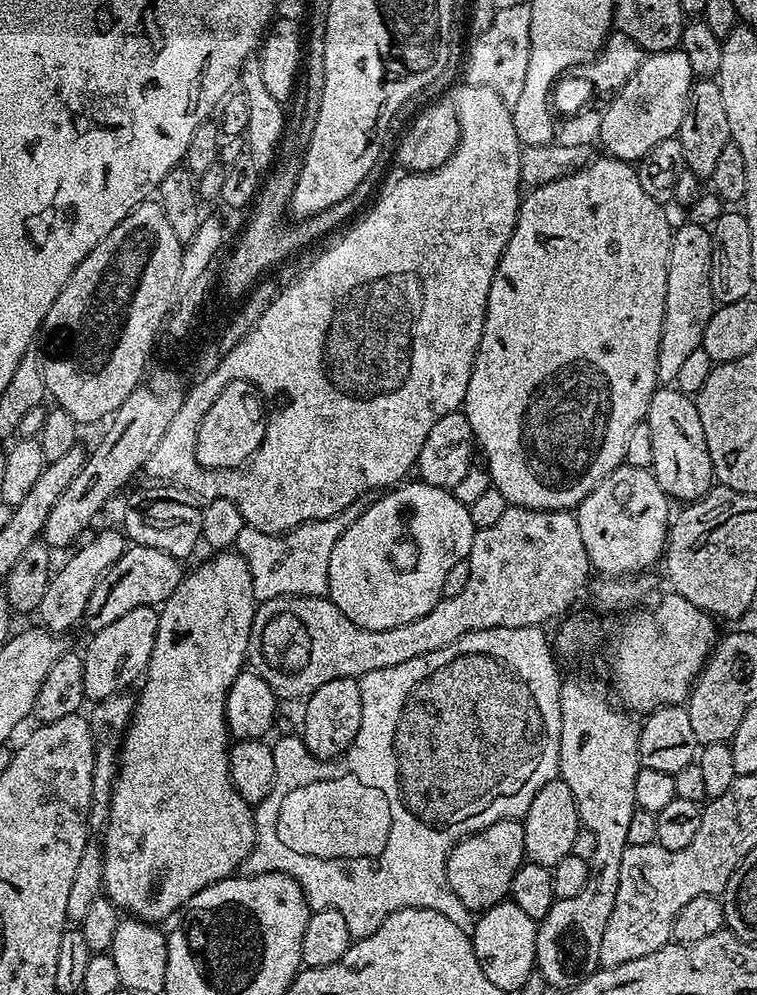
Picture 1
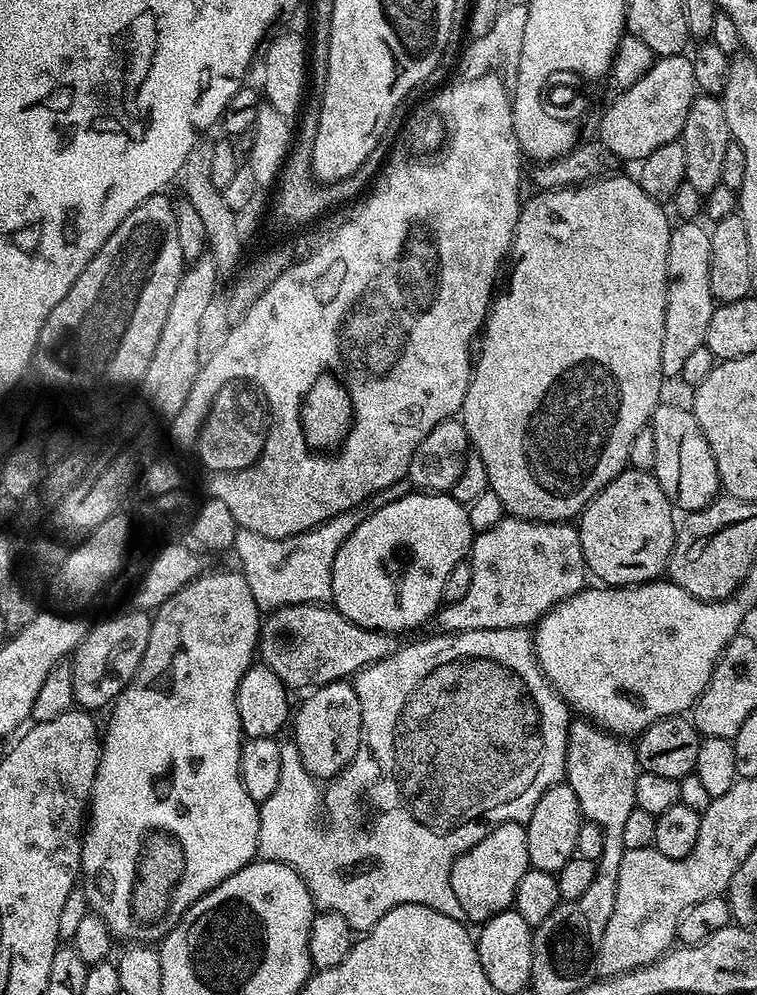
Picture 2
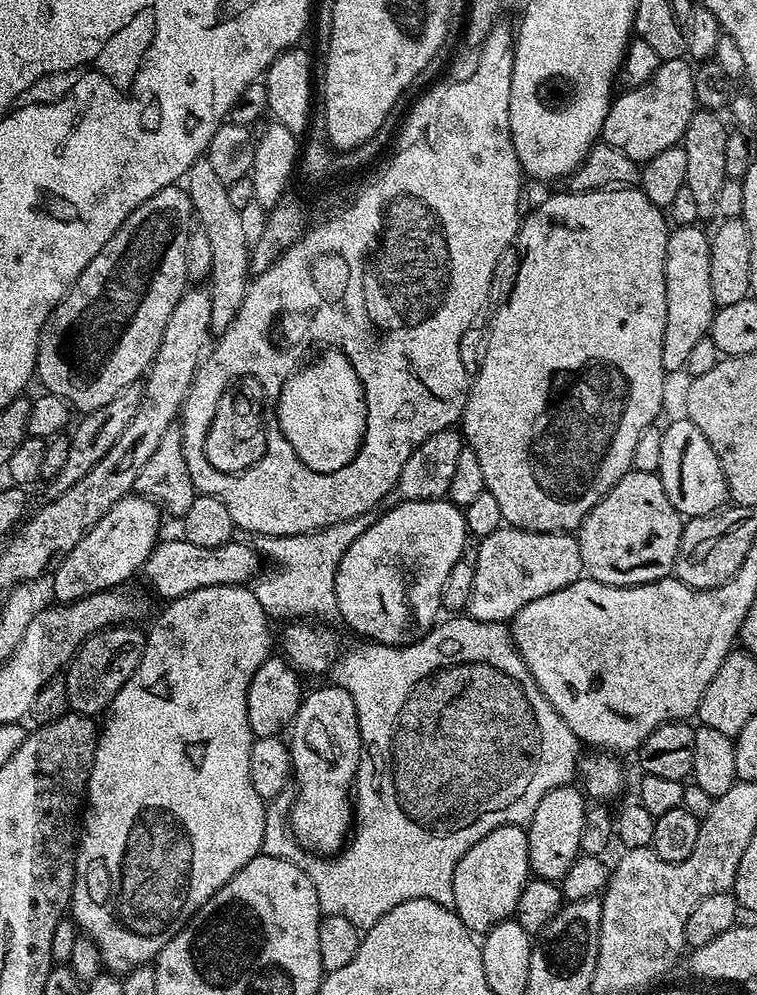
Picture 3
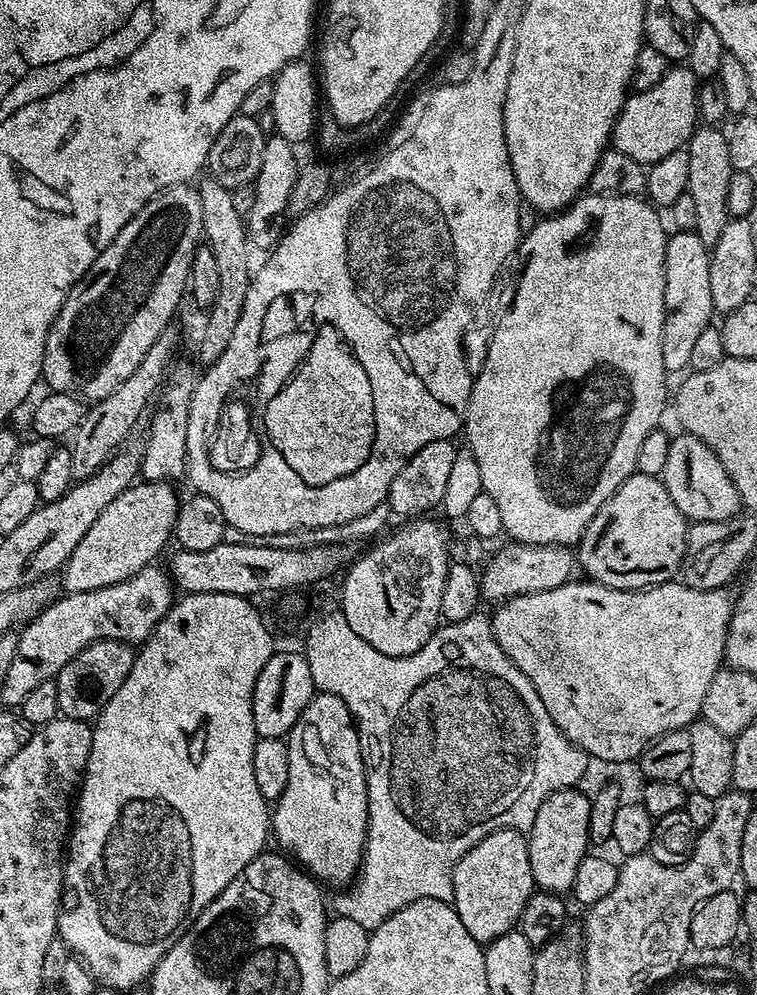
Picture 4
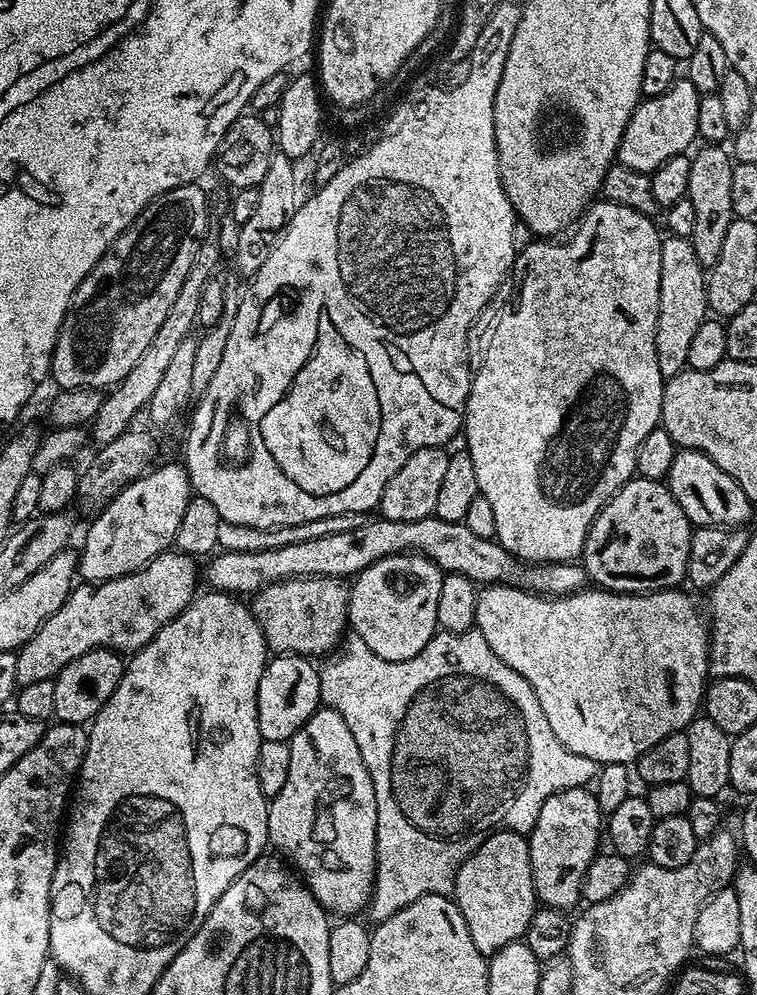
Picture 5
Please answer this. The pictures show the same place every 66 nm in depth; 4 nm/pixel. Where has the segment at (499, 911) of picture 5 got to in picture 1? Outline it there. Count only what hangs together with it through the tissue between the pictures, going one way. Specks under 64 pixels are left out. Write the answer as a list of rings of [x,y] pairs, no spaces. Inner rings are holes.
[[[520,820],[494,822],[452,847],[448,855],[450,890],[462,898],[462,906],[474,914],[482,913],[500,904],[511,893],[514,874],[525,860],[523,823]]]

